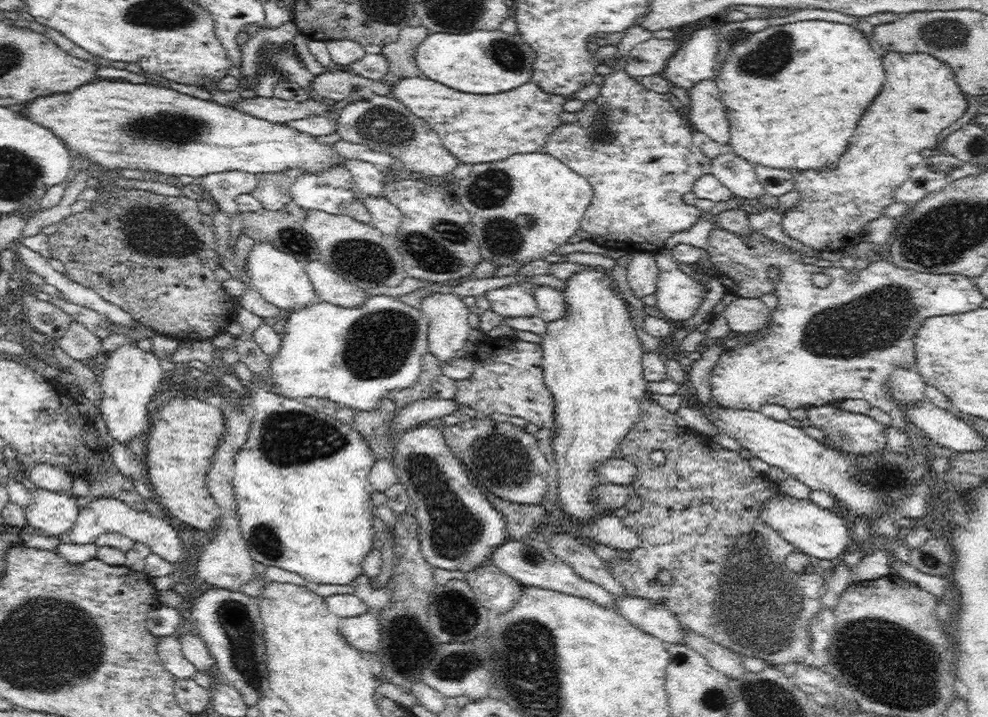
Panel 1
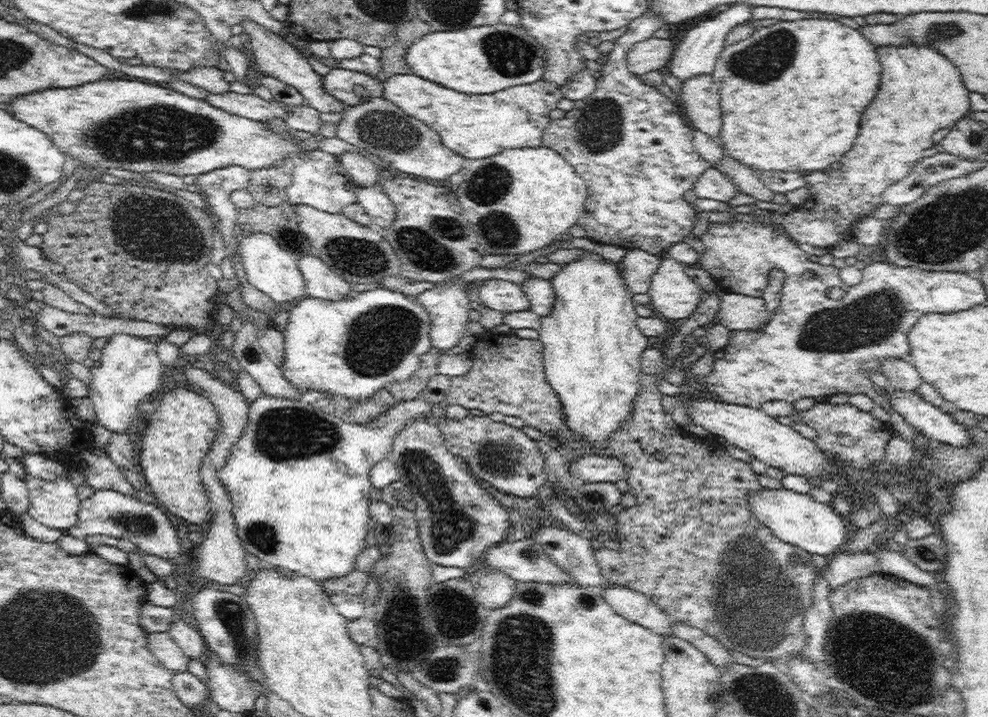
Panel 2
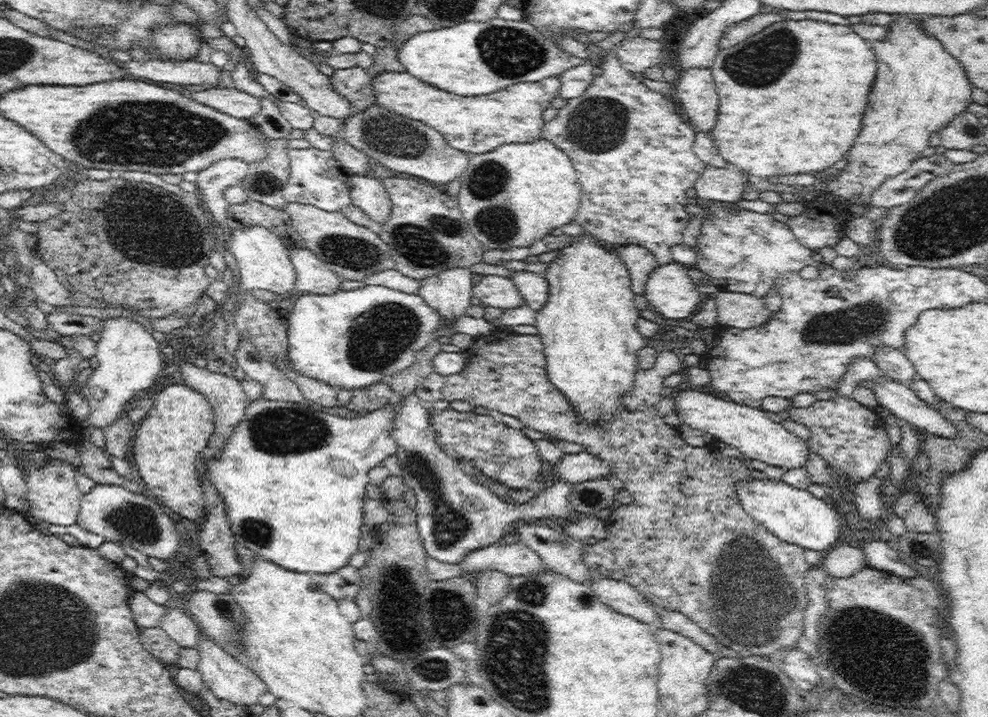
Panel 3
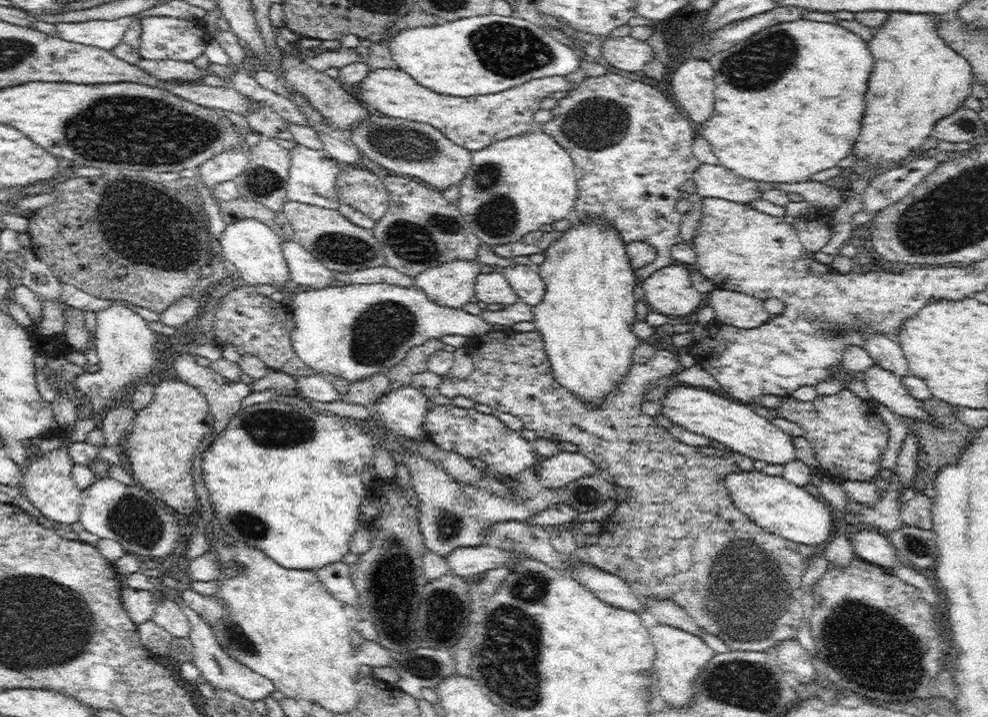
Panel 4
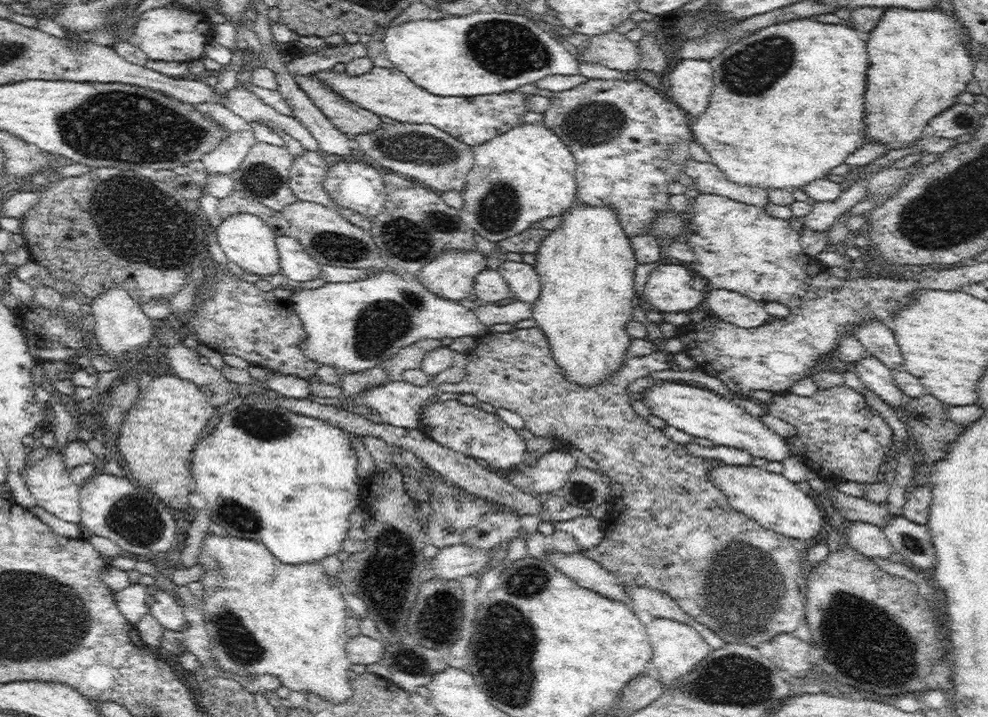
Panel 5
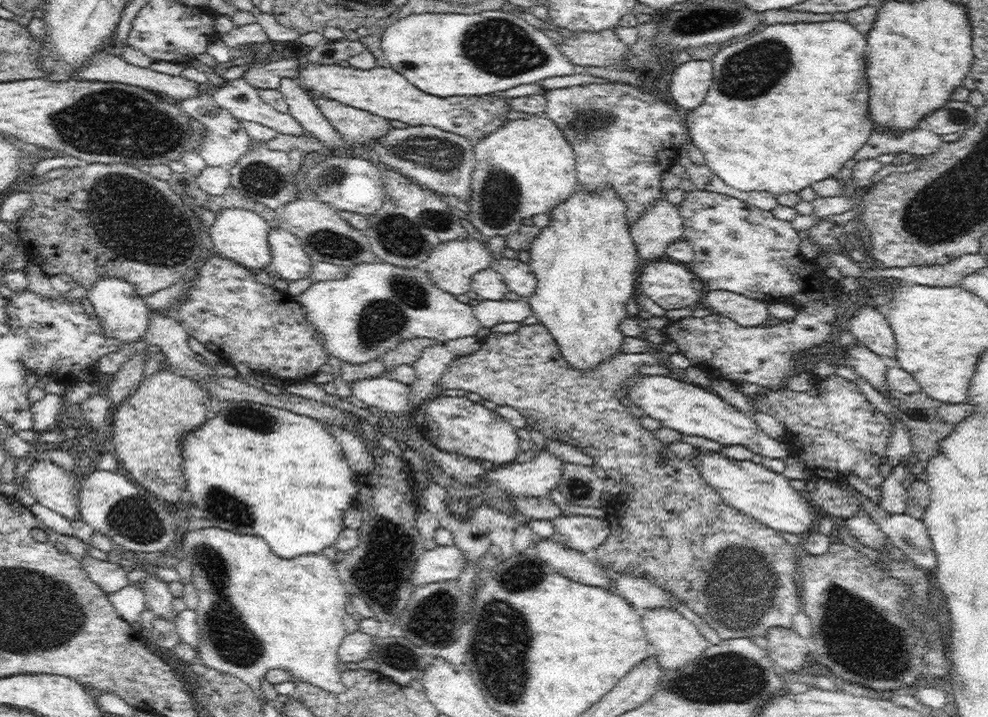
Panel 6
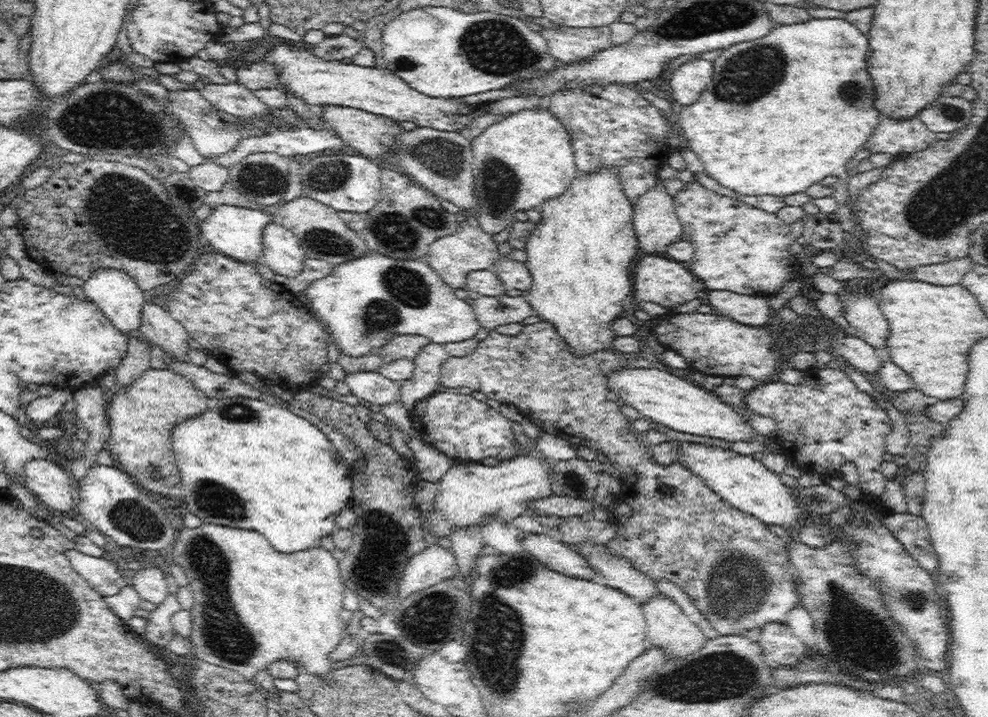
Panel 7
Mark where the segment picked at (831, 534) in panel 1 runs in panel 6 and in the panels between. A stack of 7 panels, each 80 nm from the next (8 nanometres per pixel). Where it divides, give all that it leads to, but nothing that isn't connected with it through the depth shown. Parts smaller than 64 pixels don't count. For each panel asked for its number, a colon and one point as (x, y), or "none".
2: (797, 519)
3: (796, 517)
4: (780, 507)
5: (770, 499)
6: (749, 487)

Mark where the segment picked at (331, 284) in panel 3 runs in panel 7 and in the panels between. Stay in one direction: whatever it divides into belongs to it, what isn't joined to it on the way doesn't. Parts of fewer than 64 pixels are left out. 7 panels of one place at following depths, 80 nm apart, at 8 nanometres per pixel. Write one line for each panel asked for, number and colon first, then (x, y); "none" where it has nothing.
4: (305, 269)
5: (296, 264)
6: (289, 261)
7: (282, 252)

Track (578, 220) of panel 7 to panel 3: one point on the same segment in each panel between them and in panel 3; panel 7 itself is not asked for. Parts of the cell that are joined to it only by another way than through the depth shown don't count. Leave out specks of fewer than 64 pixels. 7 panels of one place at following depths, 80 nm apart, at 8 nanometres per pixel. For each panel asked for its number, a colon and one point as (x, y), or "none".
3: (588, 328)
4: (586, 315)
5: (586, 266)
6: (585, 262)

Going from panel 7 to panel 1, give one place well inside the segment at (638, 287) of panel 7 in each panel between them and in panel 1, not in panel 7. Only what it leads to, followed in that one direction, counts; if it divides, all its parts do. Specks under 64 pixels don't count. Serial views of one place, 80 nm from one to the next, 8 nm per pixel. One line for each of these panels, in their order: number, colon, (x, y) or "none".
1: (678, 296)
2: (675, 295)
3: (669, 290)
4: (669, 291)
5: (669, 288)
6: (669, 284)

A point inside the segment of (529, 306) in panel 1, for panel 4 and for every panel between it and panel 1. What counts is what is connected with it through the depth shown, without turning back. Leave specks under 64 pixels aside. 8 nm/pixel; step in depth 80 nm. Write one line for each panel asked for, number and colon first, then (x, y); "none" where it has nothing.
2: (503, 296)
3: (494, 291)
4: (492, 288)

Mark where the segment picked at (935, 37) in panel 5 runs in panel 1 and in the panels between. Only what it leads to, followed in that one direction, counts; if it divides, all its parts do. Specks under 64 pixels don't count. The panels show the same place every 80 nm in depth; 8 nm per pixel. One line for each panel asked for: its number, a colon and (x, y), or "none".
1: (921, 98)
2: (921, 92)
3: (919, 88)
4: (917, 80)

